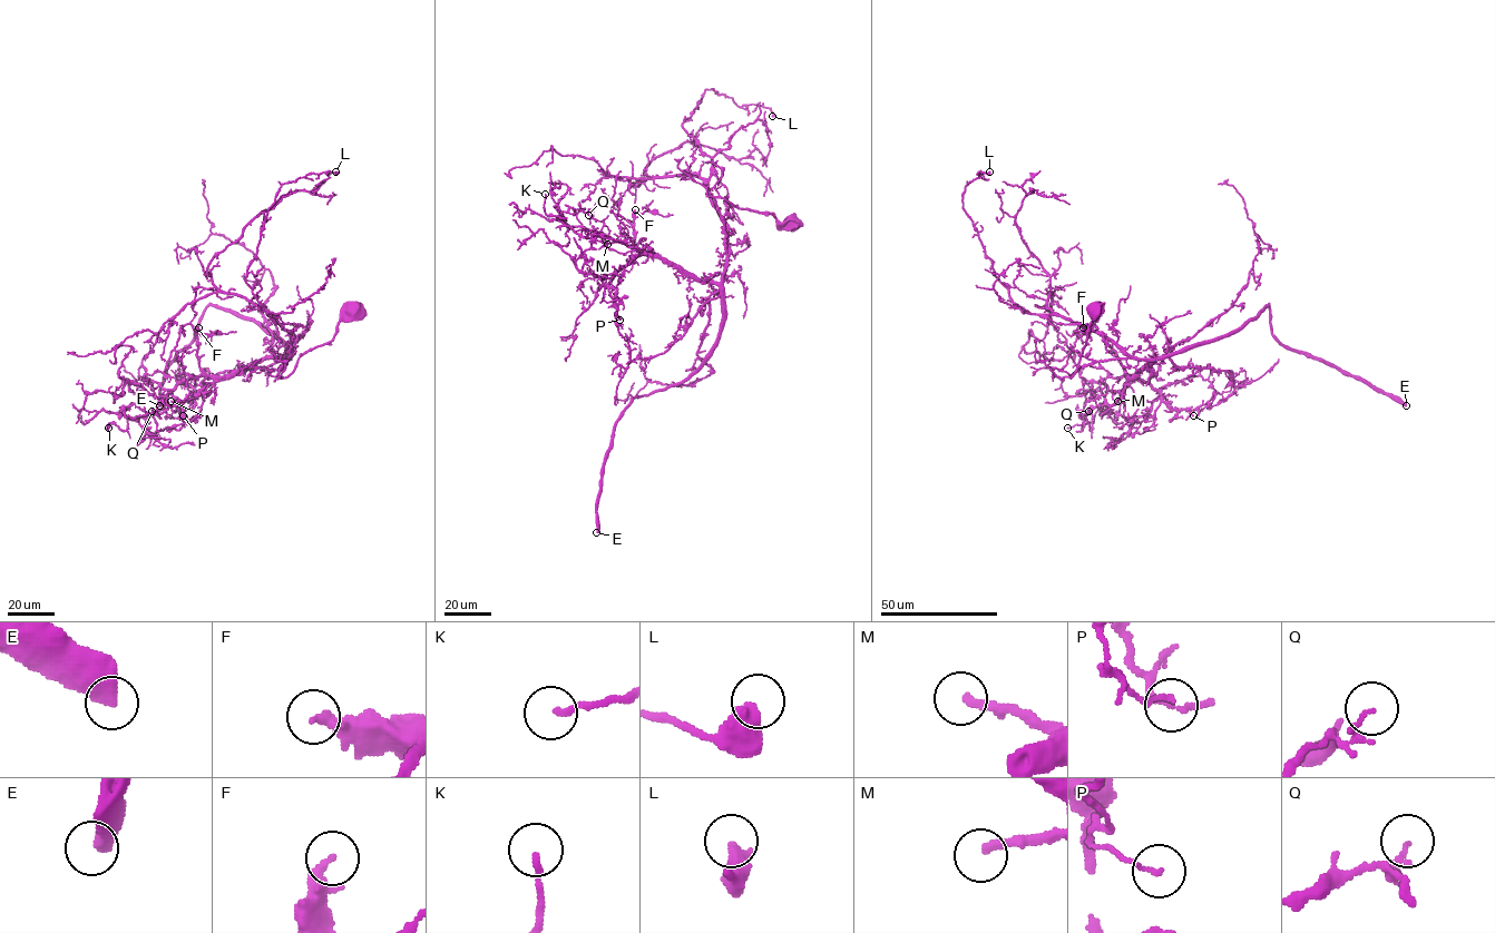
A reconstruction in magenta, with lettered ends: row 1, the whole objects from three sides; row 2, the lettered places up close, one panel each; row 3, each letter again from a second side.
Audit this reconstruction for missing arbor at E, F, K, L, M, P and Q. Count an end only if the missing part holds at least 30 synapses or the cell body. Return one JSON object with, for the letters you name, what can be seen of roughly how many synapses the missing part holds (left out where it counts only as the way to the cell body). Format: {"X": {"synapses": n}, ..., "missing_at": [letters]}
{"E": {"synapses": 1000}, "M": {"synapses": 80}, "missing_at": ["E", "M"]}

